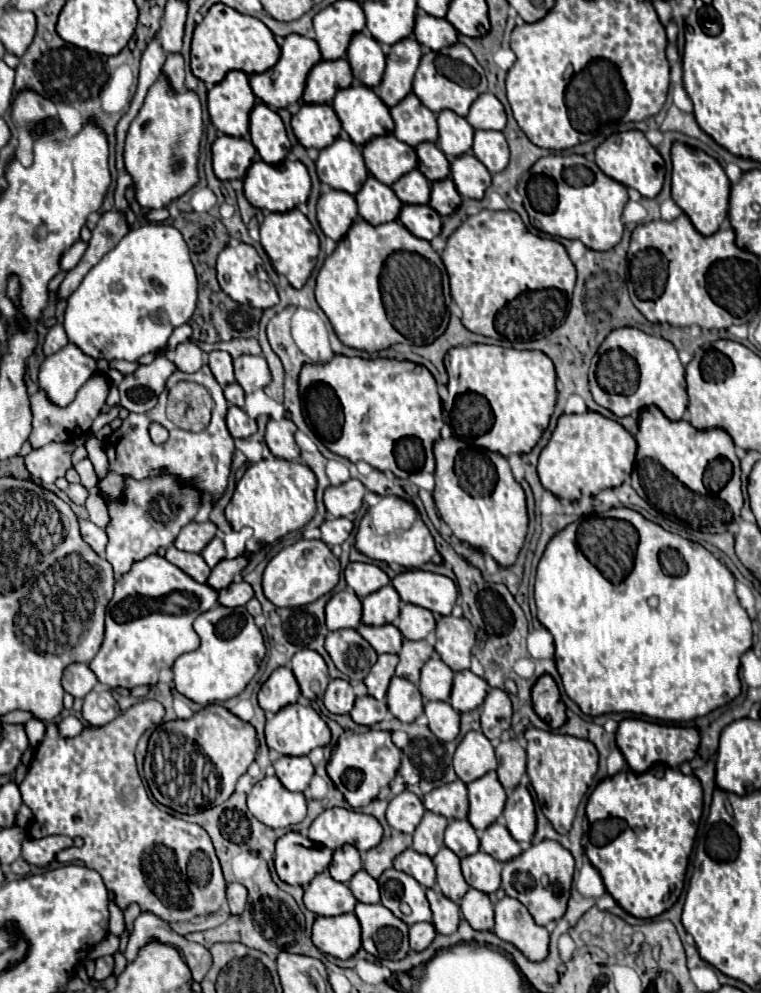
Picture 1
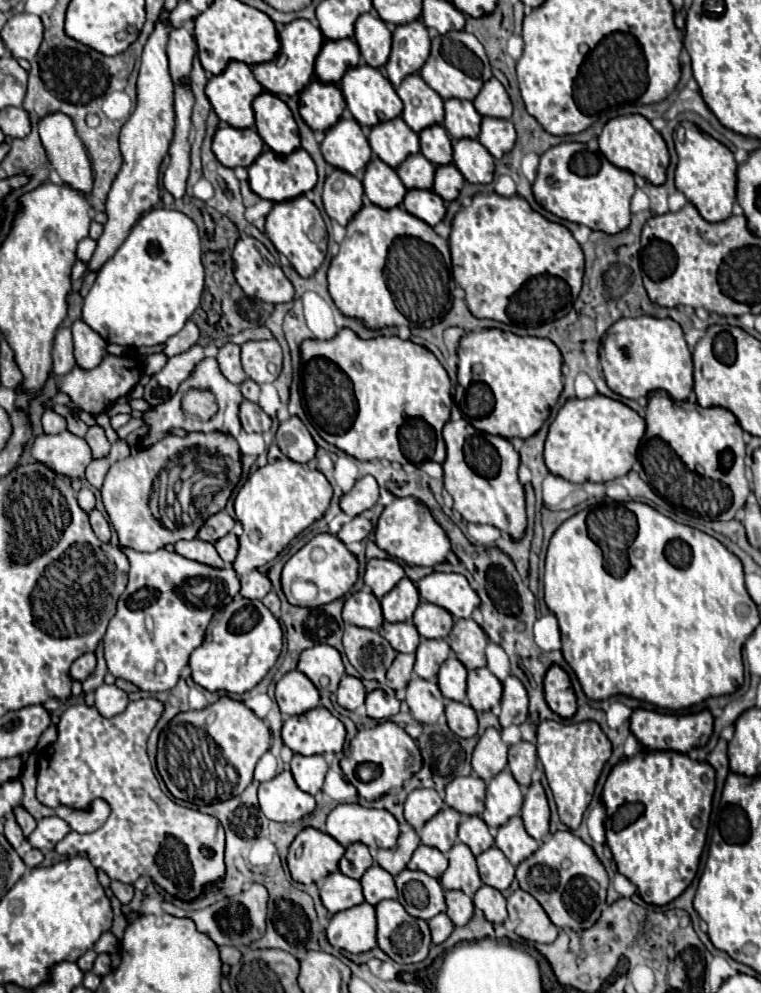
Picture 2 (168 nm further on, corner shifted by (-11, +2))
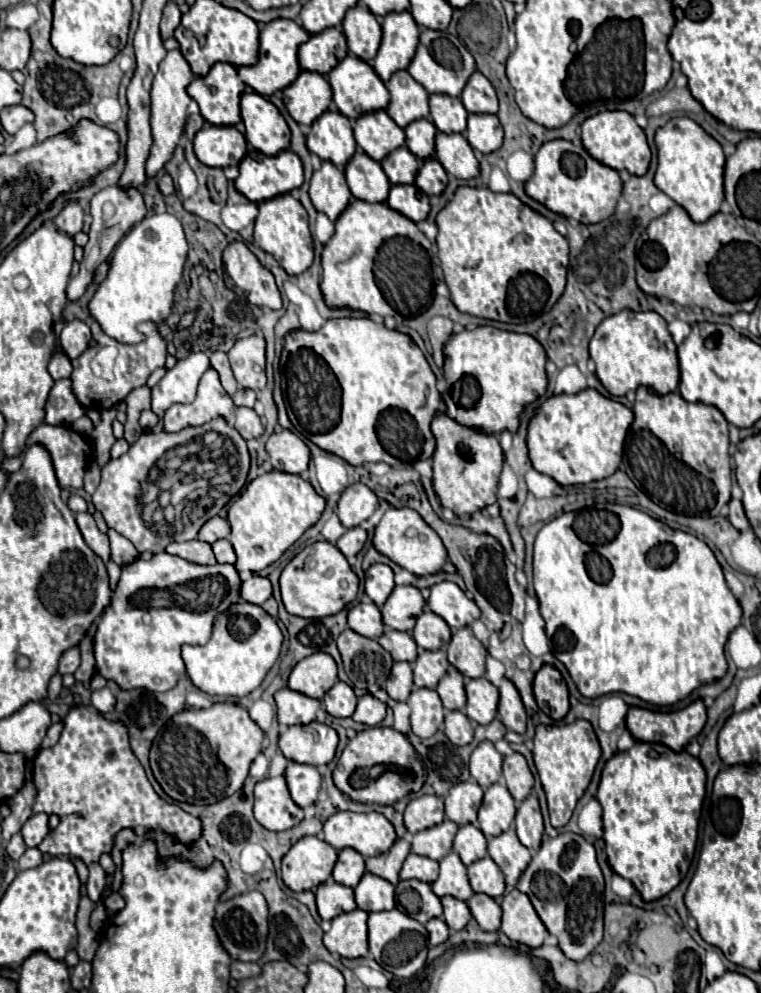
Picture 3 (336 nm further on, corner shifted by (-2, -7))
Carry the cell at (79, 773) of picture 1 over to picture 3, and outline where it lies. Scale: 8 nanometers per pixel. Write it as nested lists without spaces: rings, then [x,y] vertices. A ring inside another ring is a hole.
[[[72,706],[64,718],[60,740],[52,748],[36,754],[32,782],[36,786],[32,812],[54,812],[62,816],[58,828],[38,846],[42,854],[76,856],[90,866],[102,854],[112,854],[114,838],[122,828],[164,832],[184,846],[192,846],[202,836],[202,822],[196,816],[174,804],[166,804],[154,792],[142,764],[130,748],[128,726],[106,720],[92,706]]]

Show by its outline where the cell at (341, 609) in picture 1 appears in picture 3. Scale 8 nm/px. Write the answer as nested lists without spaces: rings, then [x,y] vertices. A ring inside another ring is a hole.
[[[360,602],[348,610],[348,626],[360,636],[368,636],[372,640],[380,638],[384,632],[382,616],[376,604]]]

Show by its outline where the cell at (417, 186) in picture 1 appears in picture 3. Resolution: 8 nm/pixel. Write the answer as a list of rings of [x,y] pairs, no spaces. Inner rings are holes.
[[[398,148],[396,152],[388,154],[380,164],[392,184],[414,184],[416,172],[420,170],[418,158],[412,156],[408,148]]]

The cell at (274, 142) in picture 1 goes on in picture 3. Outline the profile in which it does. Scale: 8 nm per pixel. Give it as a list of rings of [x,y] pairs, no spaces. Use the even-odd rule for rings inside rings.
[[[244,92],[240,100],[246,140],[266,156],[276,156],[290,146],[290,128],[278,108],[256,92]]]

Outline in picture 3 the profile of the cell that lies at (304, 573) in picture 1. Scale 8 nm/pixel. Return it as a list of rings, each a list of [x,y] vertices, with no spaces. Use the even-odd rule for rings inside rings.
[[[314,542],[306,546],[280,574],[280,592],[286,610],[302,618],[324,618],[340,612],[356,598],[358,576],[352,572],[344,554],[330,542]]]

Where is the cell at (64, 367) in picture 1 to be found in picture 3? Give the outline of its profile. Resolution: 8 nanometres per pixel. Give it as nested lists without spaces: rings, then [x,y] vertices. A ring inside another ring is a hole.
[[[80,320],[66,322],[60,334],[60,346],[70,360],[76,360],[90,346],[90,340],[92,340],[90,328]]]

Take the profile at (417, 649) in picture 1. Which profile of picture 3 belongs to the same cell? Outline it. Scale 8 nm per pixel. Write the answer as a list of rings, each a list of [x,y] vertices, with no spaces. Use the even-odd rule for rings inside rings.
[[[418,648],[418,658],[414,662],[414,684],[418,688],[434,690],[440,676],[444,676],[446,668],[448,668],[446,652]]]

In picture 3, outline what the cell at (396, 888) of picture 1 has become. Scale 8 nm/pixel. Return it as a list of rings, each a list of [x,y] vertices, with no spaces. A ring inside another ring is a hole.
[[[420,880],[400,882],[396,886],[396,898],[398,898],[398,904],[404,908],[404,912],[408,912],[420,924],[426,924],[430,918],[442,916],[440,898],[432,892],[430,884],[426,882],[420,882]]]

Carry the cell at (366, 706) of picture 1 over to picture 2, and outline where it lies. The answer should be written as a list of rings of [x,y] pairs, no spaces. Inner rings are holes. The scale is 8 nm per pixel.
[[[375,689],[371,693],[367,693],[365,699],[365,713],[371,719],[389,719],[391,715],[399,713],[399,701],[395,699],[395,695],[385,693],[383,689]]]

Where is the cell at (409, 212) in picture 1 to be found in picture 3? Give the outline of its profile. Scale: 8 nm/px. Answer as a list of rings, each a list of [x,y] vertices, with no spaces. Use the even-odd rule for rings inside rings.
[[[410,184],[410,186],[400,186],[400,188],[392,186],[386,204],[388,204],[390,208],[394,208],[396,212],[404,214],[406,218],[414,220],[414,222],[426,220],[426,216],[428,216],[428,212],[430,212],[428,196],[426,196],[424,192],[420,192],[420,188],[416,188],[414,184]]]

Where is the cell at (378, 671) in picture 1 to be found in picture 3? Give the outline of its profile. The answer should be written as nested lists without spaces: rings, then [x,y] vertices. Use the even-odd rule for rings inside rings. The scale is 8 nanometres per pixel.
[[[394,662],[392,672],[386,680],[386,692],[390,698],[404,702],[412,692],[412,664],[410,662]]]

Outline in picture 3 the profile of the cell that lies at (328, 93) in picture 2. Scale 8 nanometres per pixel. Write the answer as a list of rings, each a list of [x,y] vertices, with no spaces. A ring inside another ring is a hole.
[[[300,72],[296,82],[284,90],[284,104],[298,124],[310,126],[330,110],[332,88],[324,76],[316,76],[316,72]]]

